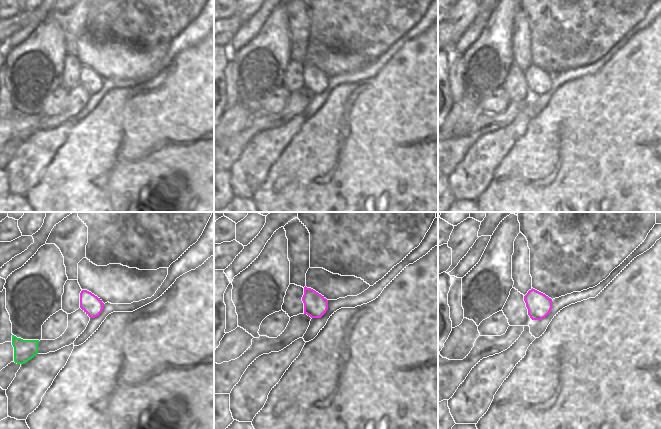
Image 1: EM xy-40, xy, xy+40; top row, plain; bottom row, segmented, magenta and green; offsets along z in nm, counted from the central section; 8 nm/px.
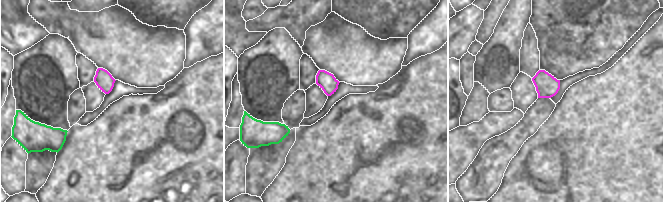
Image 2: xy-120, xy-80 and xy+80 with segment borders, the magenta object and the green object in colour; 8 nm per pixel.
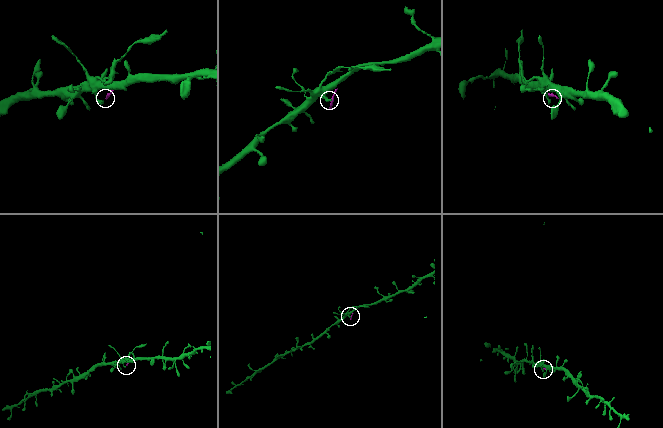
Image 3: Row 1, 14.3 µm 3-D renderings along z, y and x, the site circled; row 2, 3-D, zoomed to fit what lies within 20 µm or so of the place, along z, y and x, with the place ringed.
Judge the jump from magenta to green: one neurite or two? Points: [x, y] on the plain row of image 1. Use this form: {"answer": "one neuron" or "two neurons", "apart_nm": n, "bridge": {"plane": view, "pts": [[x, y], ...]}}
{"answer": "two neurons", "apart_nm": 420, "bridge": {"plane": "xy-40", "pts": [[80, 83], [38, 116]]}}

